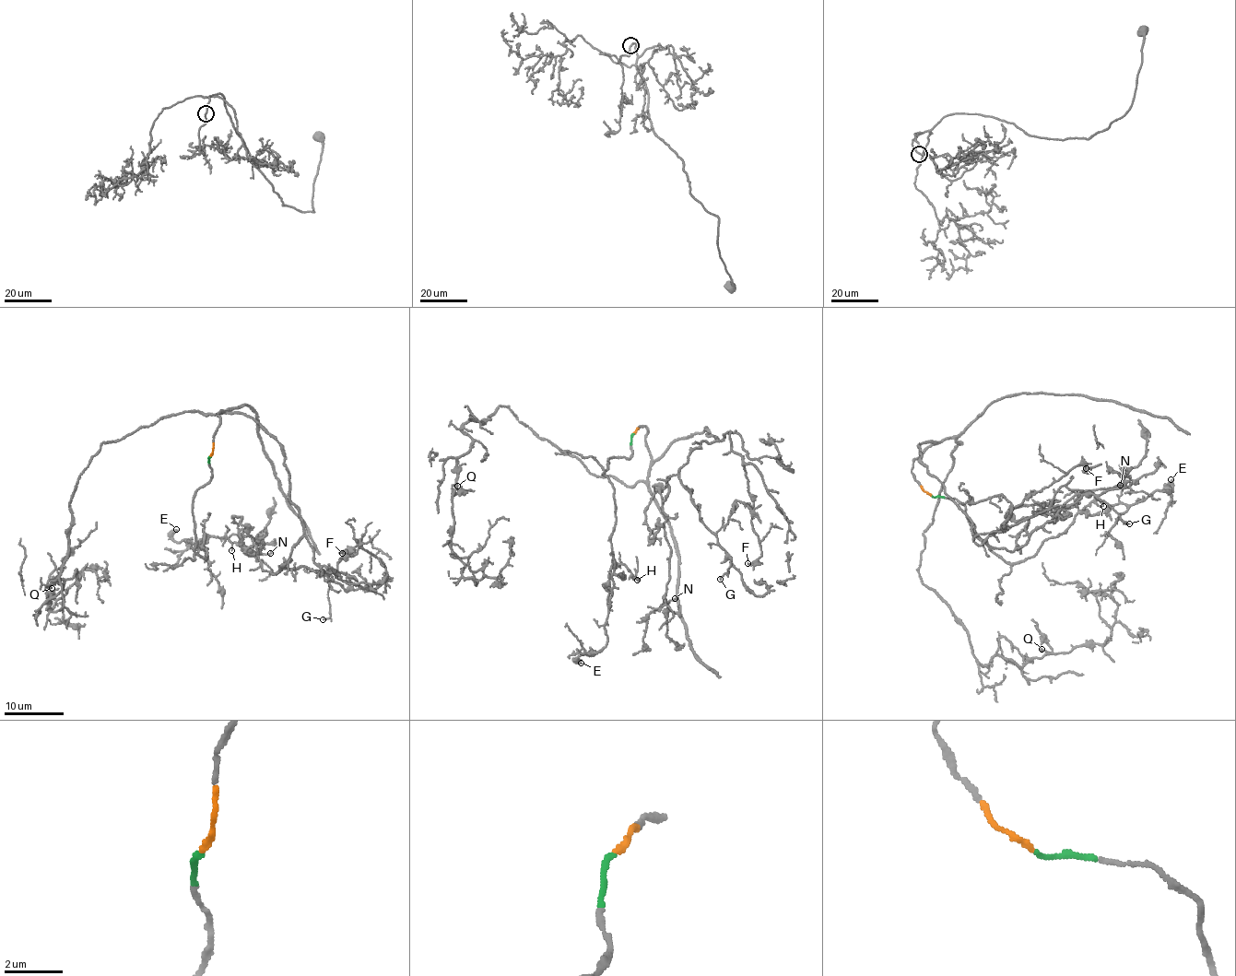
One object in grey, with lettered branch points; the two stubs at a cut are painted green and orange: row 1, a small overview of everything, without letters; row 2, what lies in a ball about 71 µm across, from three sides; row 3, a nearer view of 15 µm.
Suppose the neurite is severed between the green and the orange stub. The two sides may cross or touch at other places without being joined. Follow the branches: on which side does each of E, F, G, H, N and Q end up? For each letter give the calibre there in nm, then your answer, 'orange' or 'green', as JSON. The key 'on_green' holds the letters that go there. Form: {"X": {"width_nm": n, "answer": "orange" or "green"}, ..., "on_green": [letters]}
{"E": {"width_nm": 260, "answer": "green"}, "F": {"width_nm": 160, "answer": "orange"}, "G": {"width_nm": 110, "answer": "orange"}, "H": {"width_nm": 150, "answer": "green"}, "N": {"width_nm": 150, "answer": "orange"}, "Q": {"width_nm": 150, "answer": "orange"}, "on_green": ["E", "H"]}

